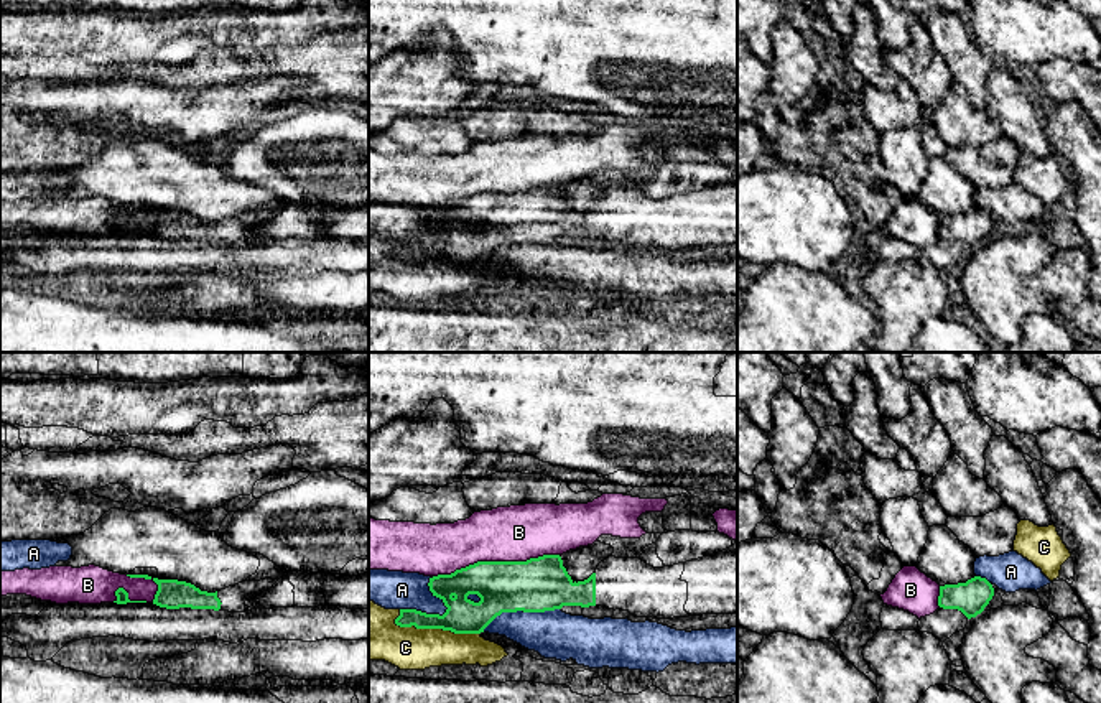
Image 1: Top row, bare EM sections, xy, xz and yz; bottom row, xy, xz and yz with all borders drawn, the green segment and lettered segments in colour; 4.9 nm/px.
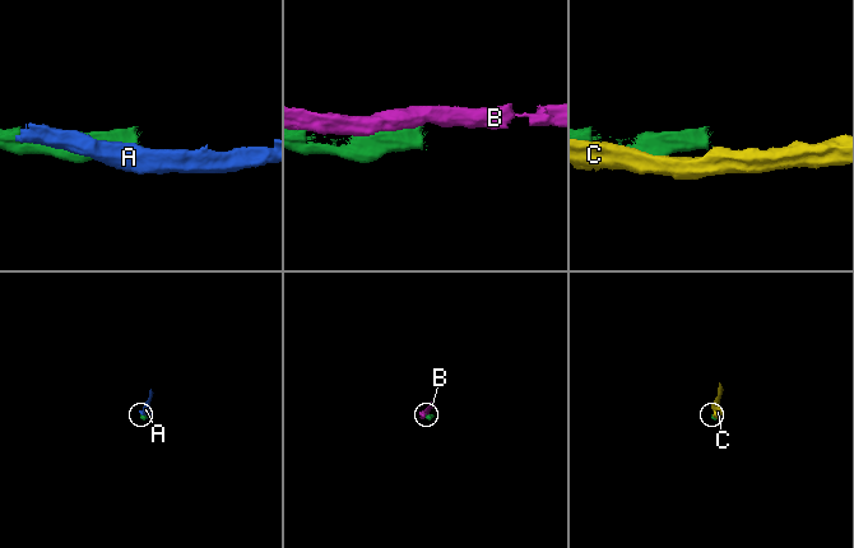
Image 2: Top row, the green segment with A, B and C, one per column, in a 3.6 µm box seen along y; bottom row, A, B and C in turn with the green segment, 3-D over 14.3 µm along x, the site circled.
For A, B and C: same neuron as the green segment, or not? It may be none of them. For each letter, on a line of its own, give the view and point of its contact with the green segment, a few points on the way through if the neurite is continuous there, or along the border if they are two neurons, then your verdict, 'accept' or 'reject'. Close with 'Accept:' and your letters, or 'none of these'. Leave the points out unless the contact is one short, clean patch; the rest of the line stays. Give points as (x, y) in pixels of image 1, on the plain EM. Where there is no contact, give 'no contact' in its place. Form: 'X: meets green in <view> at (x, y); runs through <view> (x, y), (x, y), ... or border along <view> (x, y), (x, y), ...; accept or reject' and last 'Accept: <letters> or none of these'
A: meets green in xz at (423, 244); border along xz (448, 239), (441, 246), (400, 241); reject
B: meets green in xz at (496, 193); border along xz (558, 185), (525, 191), (478, 191), (433, 208); reject
C: meets green in xz at (436, 259); reject
Accept: none of these

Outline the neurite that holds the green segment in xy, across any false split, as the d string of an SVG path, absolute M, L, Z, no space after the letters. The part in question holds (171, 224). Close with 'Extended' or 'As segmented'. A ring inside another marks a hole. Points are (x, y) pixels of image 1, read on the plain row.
M153 209L153 212L158 216L153 235L160 239L245 244L252 240L263 240L257 234L257 227L268 222L278 211L265 209L260 212L242 212L216 224L201 222L194 216L178 211Z. Extended

